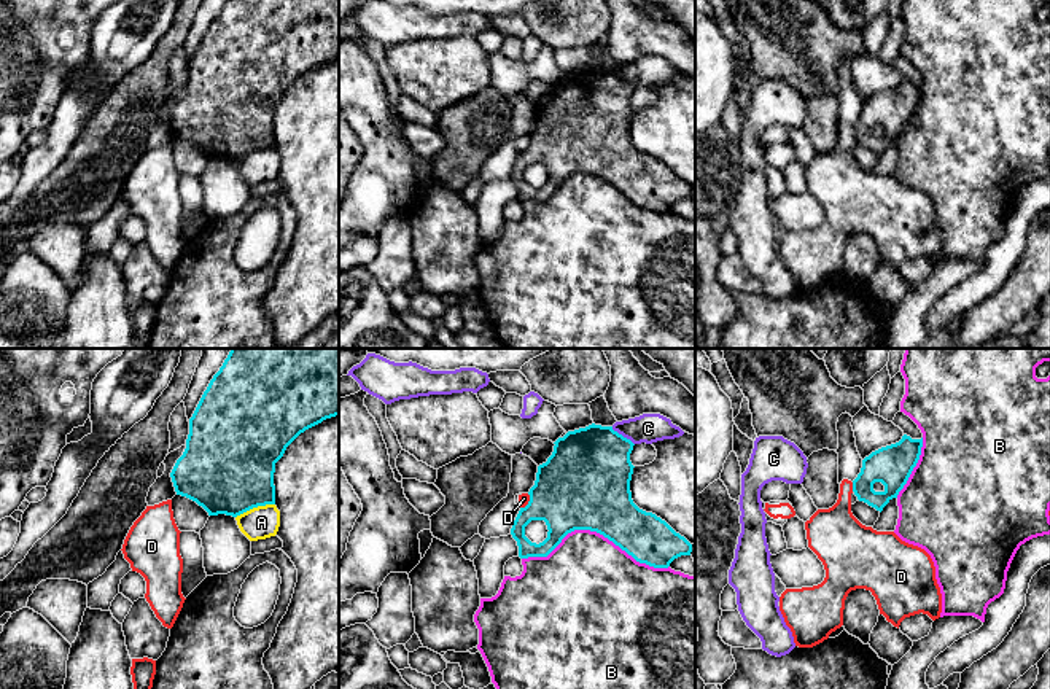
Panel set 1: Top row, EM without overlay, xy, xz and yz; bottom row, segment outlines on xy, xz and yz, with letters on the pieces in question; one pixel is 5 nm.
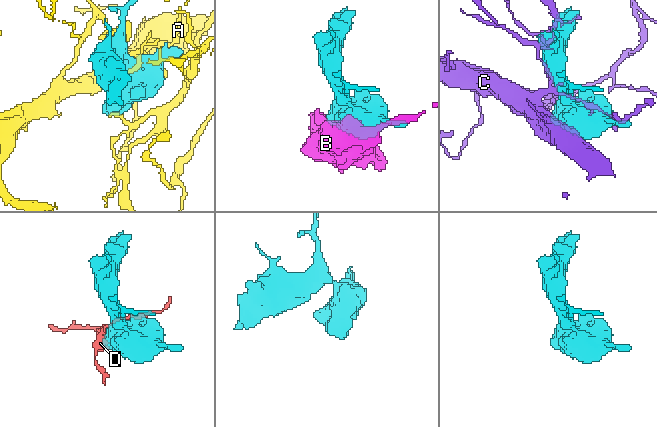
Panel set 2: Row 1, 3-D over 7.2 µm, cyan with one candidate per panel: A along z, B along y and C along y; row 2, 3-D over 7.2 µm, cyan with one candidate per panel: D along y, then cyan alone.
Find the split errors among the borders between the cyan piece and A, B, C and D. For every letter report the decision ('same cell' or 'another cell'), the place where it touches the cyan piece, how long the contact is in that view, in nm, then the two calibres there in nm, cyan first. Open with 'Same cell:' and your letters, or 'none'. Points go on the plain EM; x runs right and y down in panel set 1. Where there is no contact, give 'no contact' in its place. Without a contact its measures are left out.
Same cell: none
A: another cell; contact xy (255, 150); length 220 nm; calibres 460 and 170 nm
B: another cell; contact xz (595, 174); length 750 nm; calibres 460 and 440 nm
C: another cell; contact xz (621, 78); length 150 nm; calibres 420 and 150 nm
D: another cell; contact yz (853, 131); length 50 nm; calibres 200 and 260 nm

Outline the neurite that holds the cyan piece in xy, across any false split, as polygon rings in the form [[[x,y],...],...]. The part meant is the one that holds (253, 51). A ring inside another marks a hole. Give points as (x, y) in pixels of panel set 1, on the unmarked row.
[[[228,0],[210,24],[192,60],[186,92],[170,121],[177,138],[202,150],[208,159],[237,161],[275,148],[275,107],[305,73],[339,59],[339,0]]]

